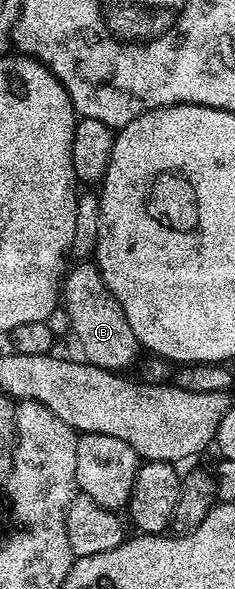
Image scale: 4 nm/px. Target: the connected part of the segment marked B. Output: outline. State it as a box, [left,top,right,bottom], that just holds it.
[61,260,141,371]

